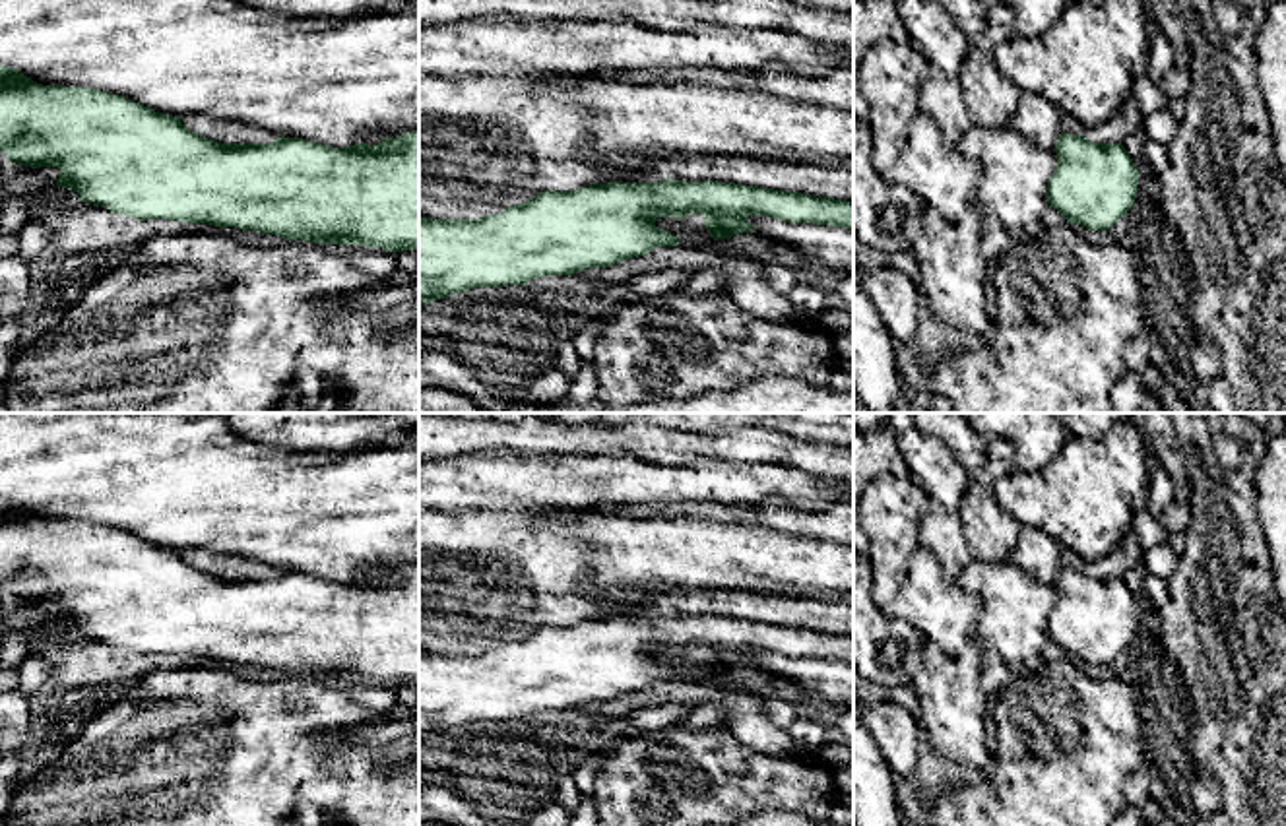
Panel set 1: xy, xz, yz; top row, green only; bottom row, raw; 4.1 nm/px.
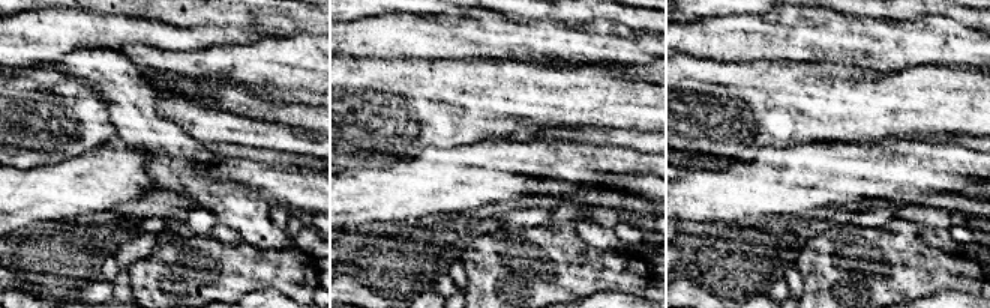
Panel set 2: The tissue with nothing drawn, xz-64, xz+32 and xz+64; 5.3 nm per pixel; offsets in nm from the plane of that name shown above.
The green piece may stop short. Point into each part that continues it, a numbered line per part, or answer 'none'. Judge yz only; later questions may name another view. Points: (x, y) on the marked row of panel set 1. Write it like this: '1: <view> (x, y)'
none

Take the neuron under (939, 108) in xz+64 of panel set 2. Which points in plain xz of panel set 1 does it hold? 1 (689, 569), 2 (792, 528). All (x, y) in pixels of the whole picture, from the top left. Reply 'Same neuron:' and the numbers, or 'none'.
Same neuron: 1

